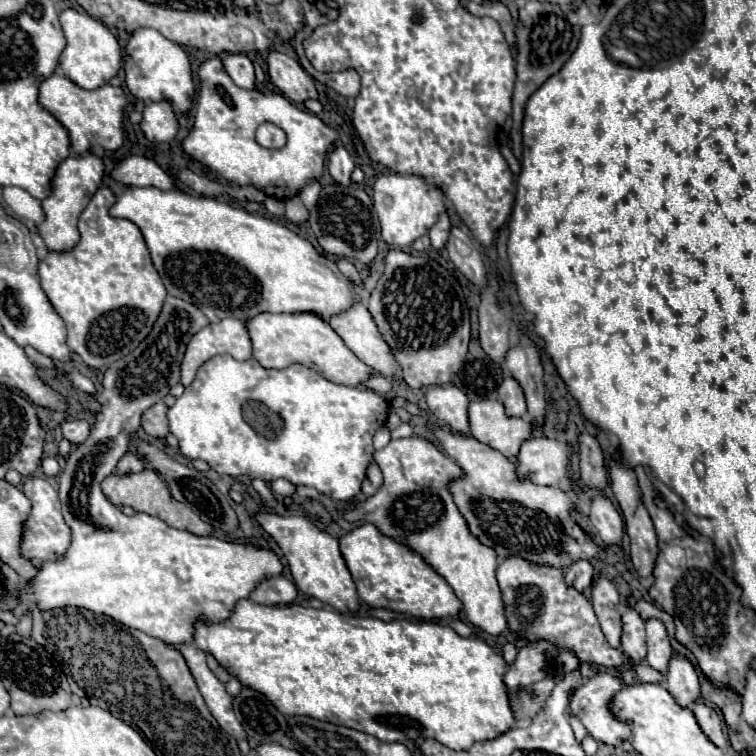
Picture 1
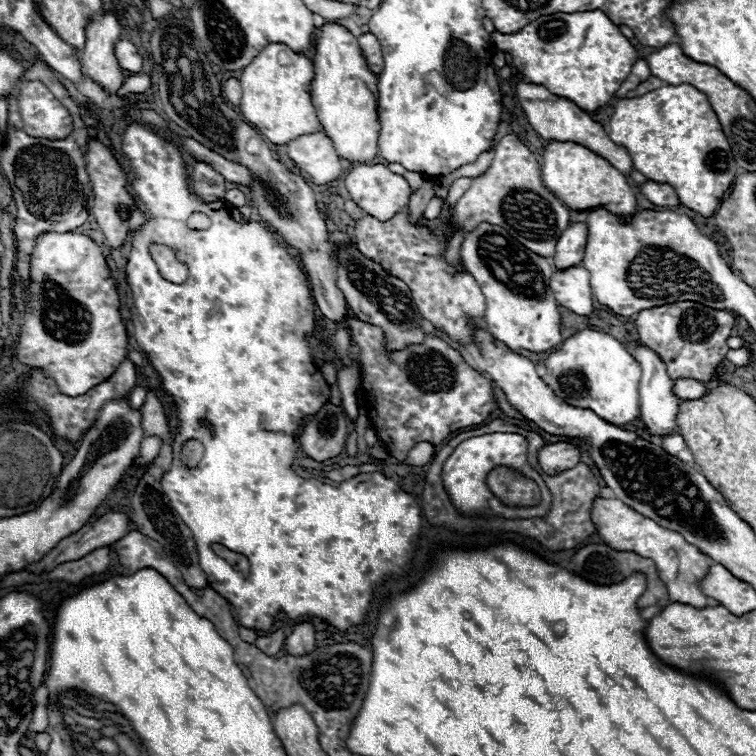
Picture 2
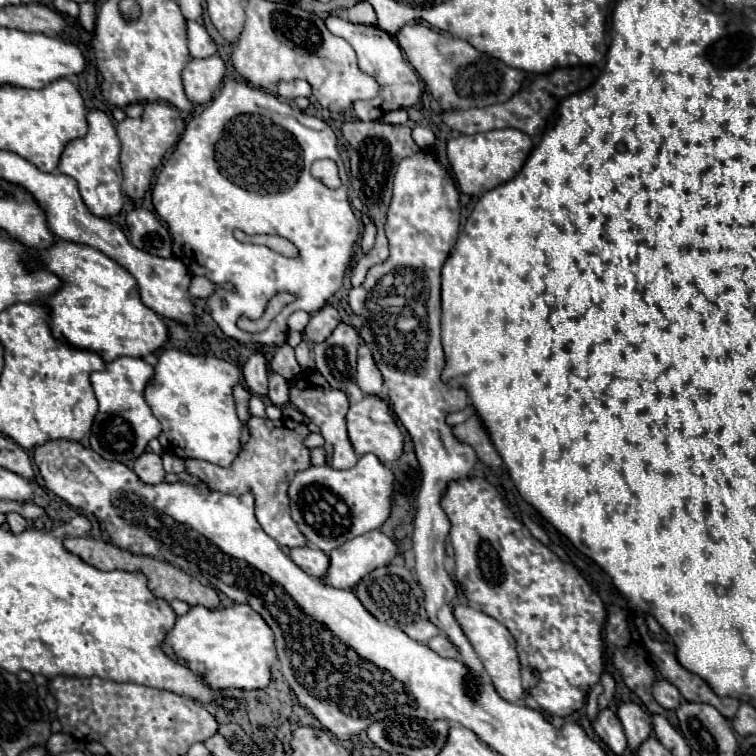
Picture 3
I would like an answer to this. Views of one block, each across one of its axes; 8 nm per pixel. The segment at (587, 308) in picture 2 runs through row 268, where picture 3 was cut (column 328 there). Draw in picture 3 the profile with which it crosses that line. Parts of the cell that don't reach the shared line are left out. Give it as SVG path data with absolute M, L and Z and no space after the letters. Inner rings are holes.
M372 530L372 532L364 534L364 536L358 536L358 538L352 538L352 540L348 540L348 542L344 542L344 544L338 546L336 550L332 550L332 552L328 554L330 566L328 566L326 574L320 578L320 582L326 584L326 586L332 586L332 588L350 590L350 588L354 588L366 574L370 574L372 570L386 566L396 554L398 554L398 548L392 544L392 540L388 540L388 536L384 536L380 530Z

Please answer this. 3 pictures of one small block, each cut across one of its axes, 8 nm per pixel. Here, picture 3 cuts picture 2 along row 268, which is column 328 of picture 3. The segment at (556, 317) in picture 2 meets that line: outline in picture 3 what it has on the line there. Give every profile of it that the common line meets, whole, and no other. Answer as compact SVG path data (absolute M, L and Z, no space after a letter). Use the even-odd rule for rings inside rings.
M364 454L358 458L356 466L348 470L334 470L328 464L324 466L310 466L304 472L298 472L294 476L294 482L288 486L288 498L290 498L290 510L292 520L304 534L306 542L322 552L330 552L332 548L338 548L342 542L352 540L356 536L362 536L370 530L378 530L390 512L390 500L392 500L392 472L376 460L372 454Z

